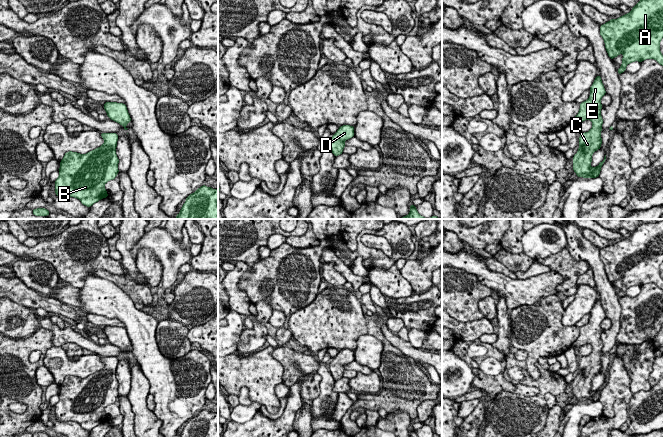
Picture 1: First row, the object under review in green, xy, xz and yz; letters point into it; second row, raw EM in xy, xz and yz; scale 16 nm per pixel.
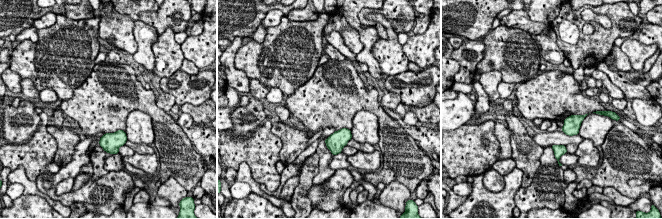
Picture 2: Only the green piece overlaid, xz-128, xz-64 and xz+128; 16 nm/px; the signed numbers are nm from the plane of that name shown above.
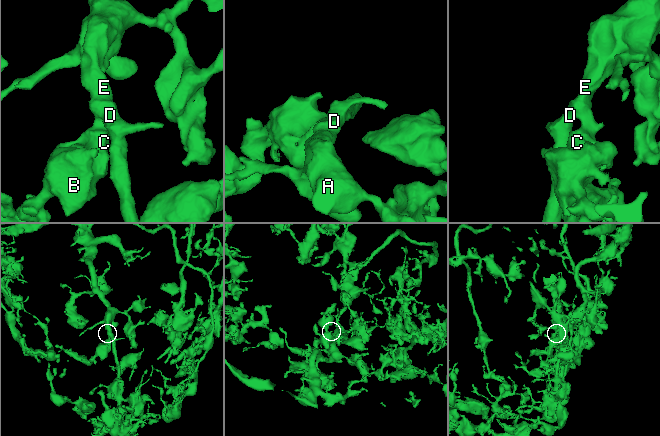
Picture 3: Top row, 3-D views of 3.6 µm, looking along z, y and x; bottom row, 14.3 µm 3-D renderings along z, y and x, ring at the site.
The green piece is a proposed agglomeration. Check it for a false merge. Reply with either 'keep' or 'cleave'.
keep

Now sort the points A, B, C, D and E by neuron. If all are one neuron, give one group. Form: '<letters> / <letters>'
A B C D E

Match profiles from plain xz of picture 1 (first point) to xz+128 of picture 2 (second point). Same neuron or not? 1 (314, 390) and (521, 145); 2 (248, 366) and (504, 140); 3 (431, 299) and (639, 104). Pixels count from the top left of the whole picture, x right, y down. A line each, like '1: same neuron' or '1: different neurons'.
1: same neuron
2: different neurons
3: different neurons

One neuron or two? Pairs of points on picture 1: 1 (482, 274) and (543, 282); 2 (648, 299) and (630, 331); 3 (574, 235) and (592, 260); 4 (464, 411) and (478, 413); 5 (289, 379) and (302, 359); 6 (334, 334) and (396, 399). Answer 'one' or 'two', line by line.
1: one
2: one
3: one
4: two
5: one
6: one

